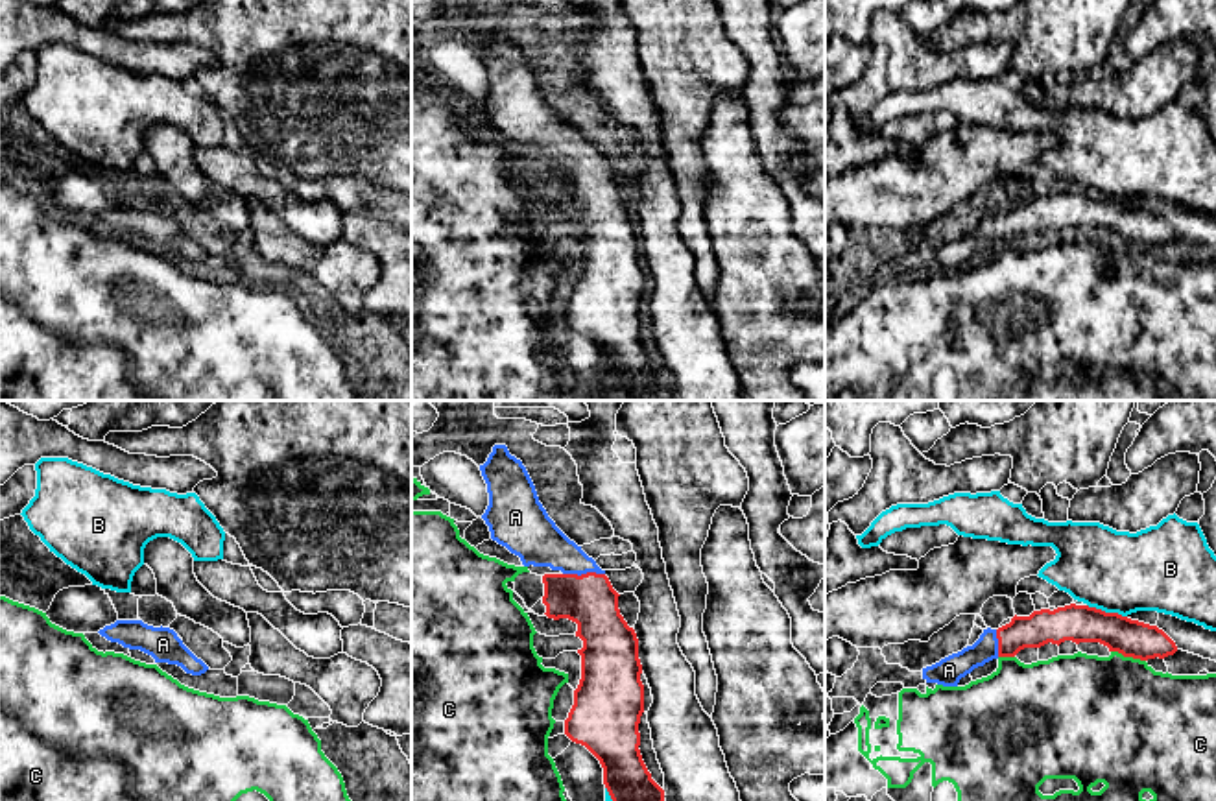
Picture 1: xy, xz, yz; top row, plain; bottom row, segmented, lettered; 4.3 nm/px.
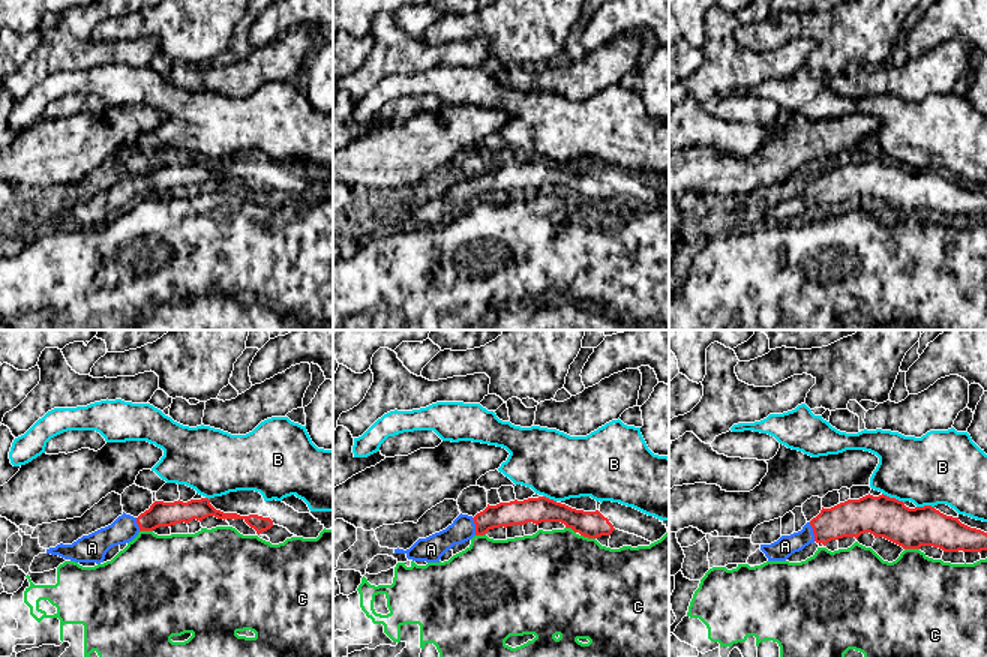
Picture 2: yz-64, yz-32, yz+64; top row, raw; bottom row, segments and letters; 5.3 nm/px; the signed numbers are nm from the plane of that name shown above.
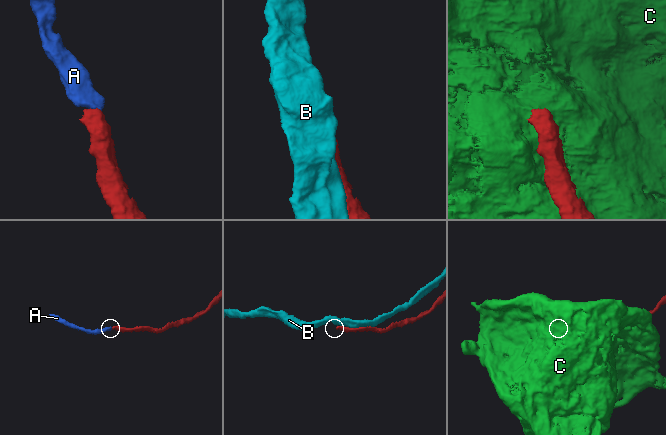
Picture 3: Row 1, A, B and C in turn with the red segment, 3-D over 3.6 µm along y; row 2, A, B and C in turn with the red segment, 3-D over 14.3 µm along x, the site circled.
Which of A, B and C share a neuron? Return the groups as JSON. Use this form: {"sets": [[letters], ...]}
{"sets": [["A"], ["B"], ["C"]]}

